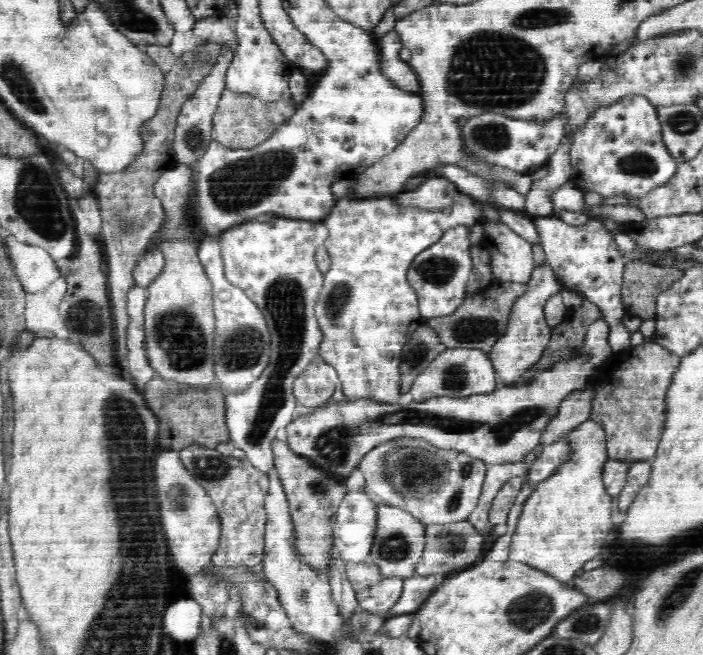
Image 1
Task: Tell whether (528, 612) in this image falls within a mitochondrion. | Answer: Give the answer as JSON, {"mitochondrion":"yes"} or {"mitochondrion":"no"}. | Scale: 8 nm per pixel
{"mitochondrion":"yes"}

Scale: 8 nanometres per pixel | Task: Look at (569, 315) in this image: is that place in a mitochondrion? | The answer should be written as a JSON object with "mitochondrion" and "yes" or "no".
{"mitochondrion":"no"}

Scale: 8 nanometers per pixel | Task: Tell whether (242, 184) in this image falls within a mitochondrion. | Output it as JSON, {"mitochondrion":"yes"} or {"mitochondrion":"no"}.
{"mitochondrion":"yes"}

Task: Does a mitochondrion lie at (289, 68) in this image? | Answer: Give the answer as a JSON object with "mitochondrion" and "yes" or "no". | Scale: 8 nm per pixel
{"mitochondrion":"no"}

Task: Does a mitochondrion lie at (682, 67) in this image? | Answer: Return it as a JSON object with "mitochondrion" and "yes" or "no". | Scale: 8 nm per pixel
{"mitochondrion":"yes"}

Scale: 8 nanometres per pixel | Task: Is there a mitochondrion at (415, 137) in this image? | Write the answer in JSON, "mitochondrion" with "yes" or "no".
{"mitochondrion":"no"}

